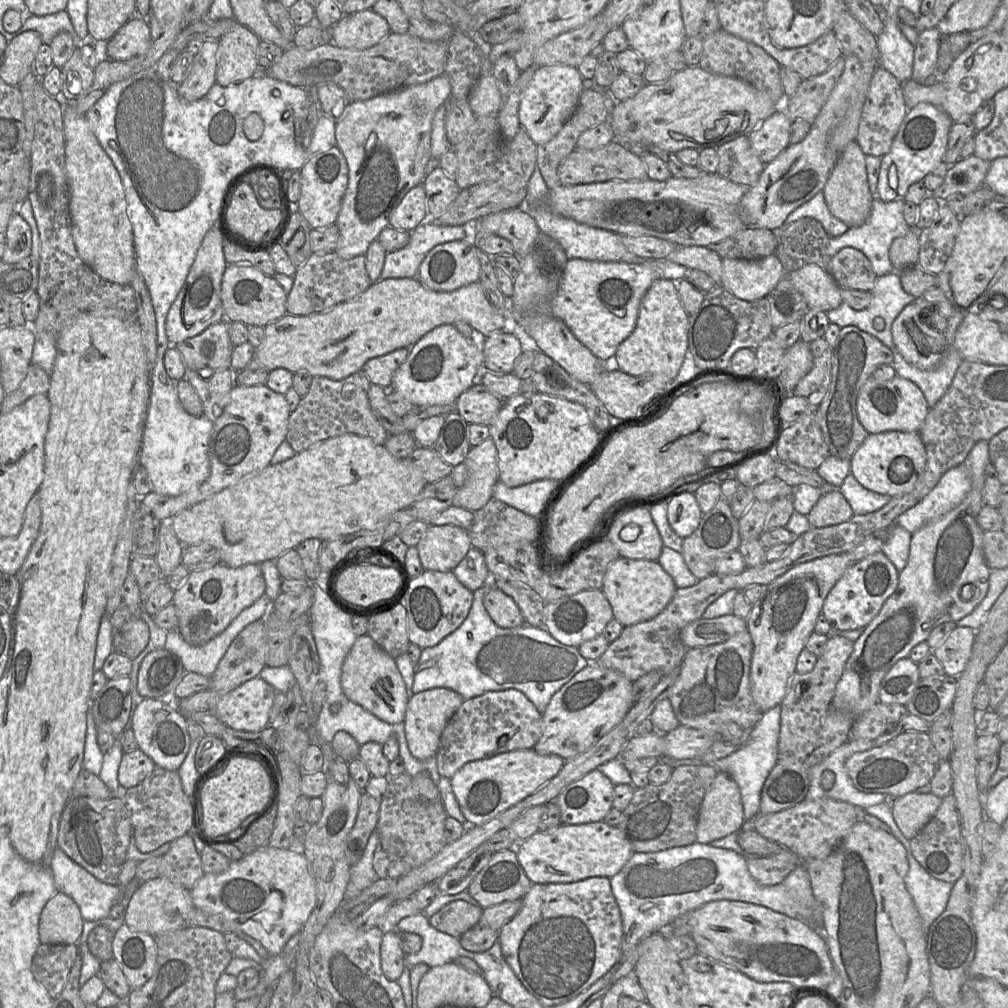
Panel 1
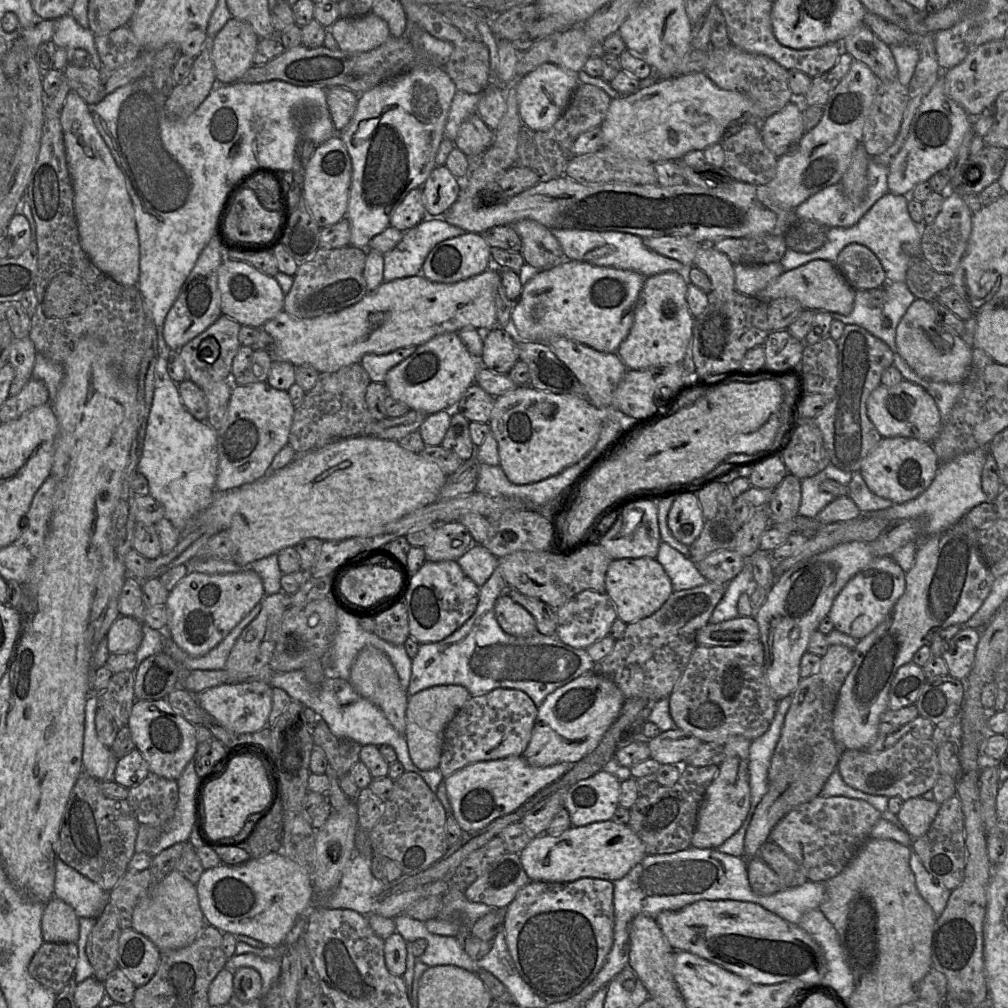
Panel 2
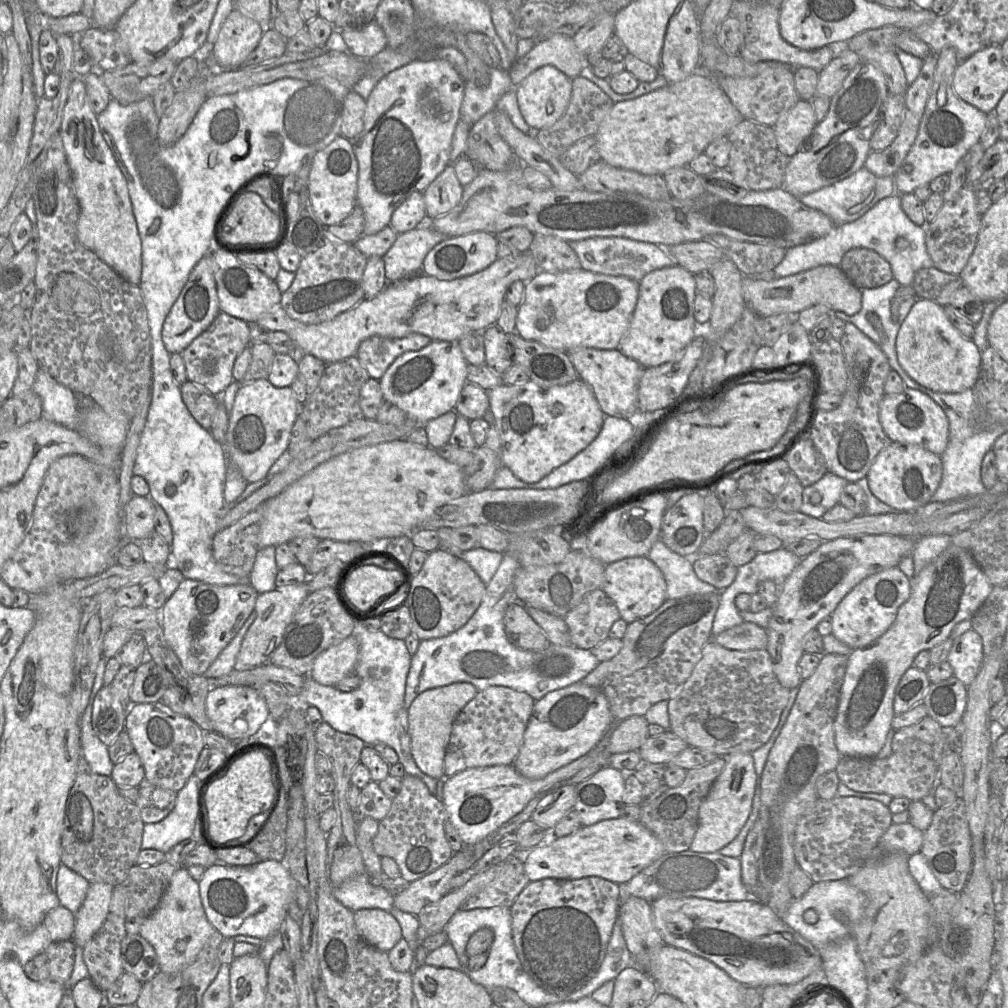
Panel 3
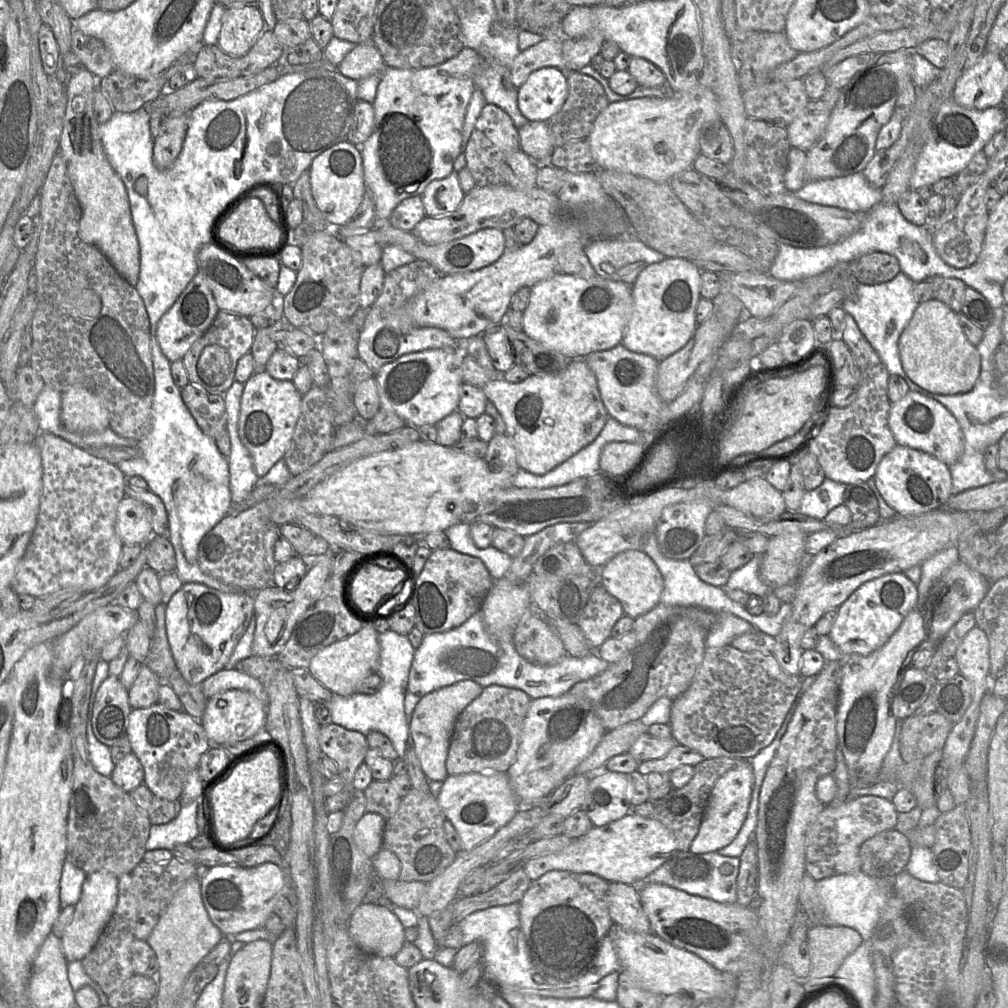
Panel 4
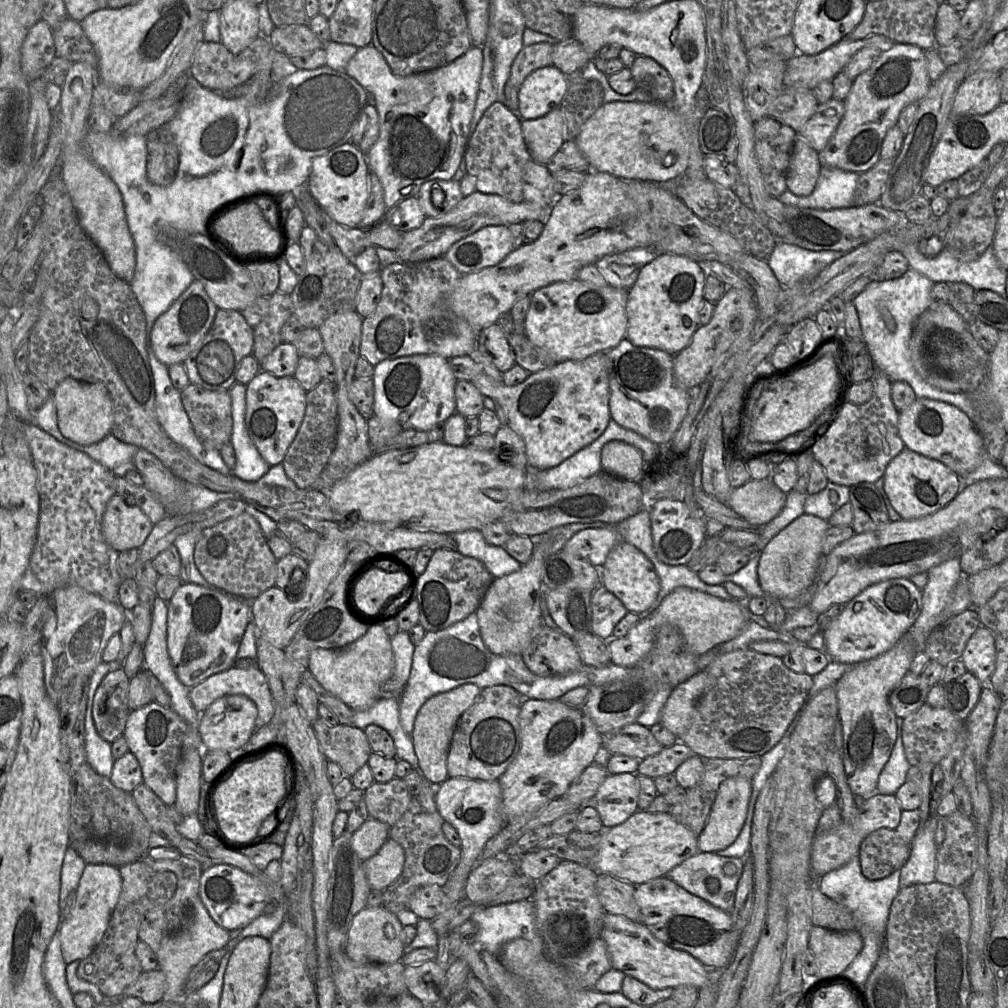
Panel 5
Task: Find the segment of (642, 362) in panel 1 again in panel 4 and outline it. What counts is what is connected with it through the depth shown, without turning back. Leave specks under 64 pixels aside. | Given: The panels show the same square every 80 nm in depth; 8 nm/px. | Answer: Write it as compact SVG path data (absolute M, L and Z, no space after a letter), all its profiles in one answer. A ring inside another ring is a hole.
M667 257L646 267L631 286L633 307L623 346L662 361L682 349L697 328L696 307L700 300L701 270L683 258Z

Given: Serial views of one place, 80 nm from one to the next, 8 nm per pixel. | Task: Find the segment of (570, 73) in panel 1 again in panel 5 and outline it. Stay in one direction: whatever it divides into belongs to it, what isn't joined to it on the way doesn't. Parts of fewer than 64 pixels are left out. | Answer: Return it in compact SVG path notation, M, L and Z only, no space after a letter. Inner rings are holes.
M555 66L532 72L518 90L517 115L523 120L541 118L560 107L567 91L567 76Z

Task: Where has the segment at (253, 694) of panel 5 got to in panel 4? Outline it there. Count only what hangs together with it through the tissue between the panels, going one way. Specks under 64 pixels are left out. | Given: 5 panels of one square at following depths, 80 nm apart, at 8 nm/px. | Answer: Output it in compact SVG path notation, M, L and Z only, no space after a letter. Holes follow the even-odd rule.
M222 669L201 683L201 689L207 699L227 690L244 690L254 694L268 706L269 696L262 683L237 669Z

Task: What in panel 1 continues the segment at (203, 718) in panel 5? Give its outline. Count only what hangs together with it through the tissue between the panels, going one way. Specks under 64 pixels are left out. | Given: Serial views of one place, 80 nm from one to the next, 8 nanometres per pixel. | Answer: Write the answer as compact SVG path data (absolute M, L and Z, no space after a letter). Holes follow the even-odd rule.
M255 677L225 695L218 695L211 689L207 689L181 700L172 699L172 701L177 701L177 708L183 714L191 714L196 711L213 711L226 727L238 731L259 732L270 723L270 712L274 703L275 693L276 690L269 683L260 677Z

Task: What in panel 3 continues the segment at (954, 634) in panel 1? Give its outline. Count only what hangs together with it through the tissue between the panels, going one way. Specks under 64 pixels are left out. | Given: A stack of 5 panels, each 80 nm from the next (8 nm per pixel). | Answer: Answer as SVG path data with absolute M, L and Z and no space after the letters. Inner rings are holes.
M971 628L952 641L947 661L953 669L953 676L962 681L965 686L968 686L977 676L984 657L982 638L974 629Z

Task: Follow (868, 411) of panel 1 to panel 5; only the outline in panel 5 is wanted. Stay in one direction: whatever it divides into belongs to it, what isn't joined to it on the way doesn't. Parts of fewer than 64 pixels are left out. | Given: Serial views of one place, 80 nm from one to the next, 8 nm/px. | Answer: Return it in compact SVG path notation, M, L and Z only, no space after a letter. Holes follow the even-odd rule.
M917 398L899 413L898 430L907 448L942 462L960 478L975 470L987 457L983 437L972 420L959 408L943 401Z

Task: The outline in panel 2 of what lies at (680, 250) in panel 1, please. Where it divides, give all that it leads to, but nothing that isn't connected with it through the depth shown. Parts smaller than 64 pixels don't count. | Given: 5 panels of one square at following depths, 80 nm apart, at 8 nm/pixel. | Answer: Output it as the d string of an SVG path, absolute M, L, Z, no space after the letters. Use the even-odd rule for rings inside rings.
M702 245L697 251L694 267L707 274L716 299L726 300L736 291L734 264L712 245Z

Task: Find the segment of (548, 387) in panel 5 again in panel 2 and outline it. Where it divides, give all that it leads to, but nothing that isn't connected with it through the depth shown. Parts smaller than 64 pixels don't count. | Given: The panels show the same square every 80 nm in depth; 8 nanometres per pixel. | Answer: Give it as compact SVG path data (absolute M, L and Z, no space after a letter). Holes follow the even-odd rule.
M523 385L496 397L489 427L498 443L499 465L506 477L513 484L526 485L552 477L585 457L599 440L602 420L601 412L585 399L570 394L539 391L530 385Z

